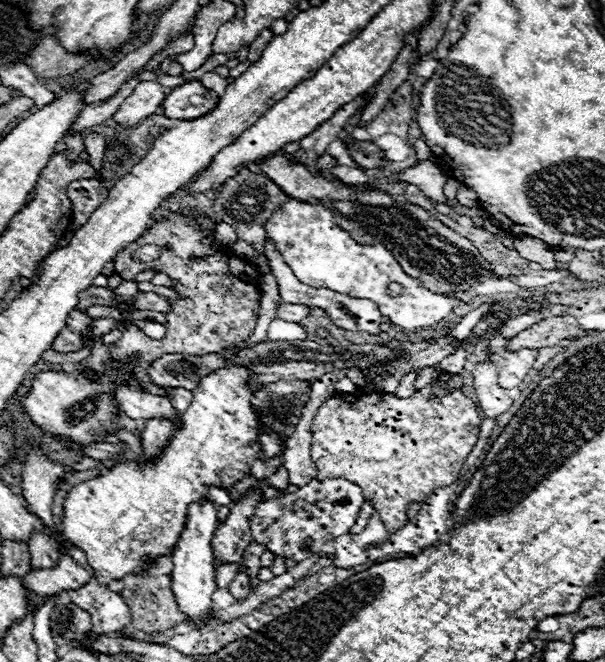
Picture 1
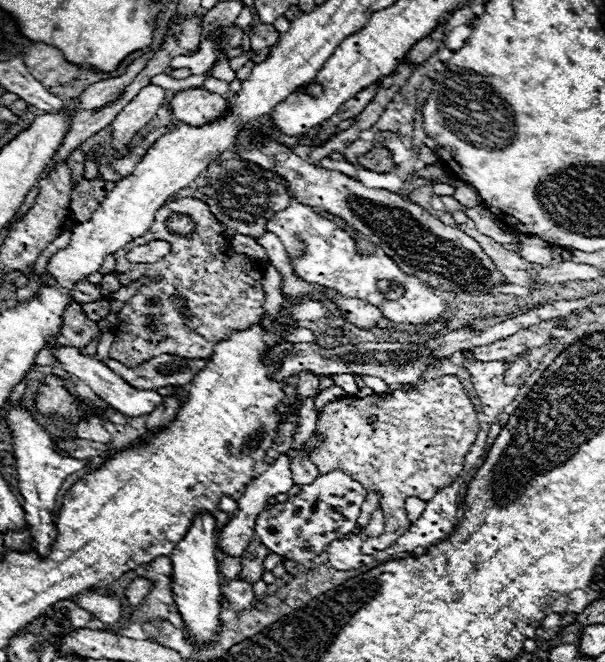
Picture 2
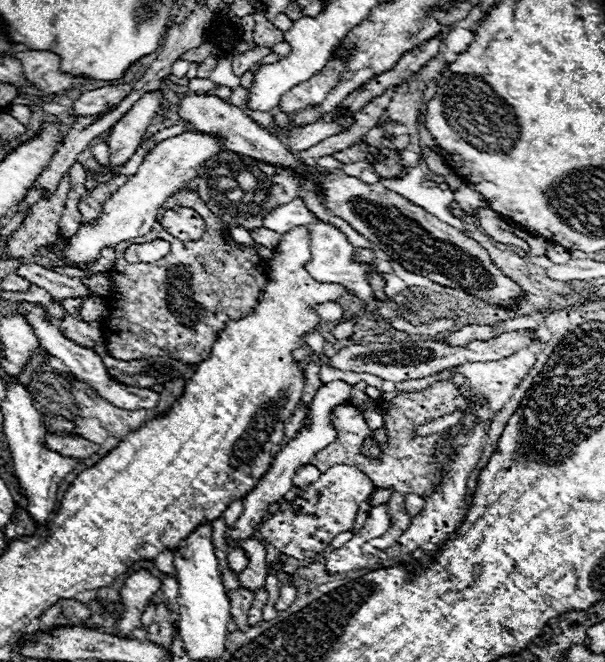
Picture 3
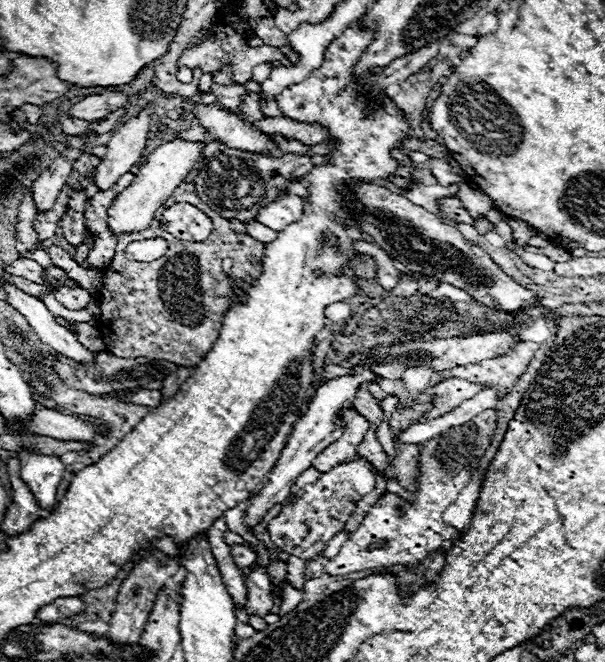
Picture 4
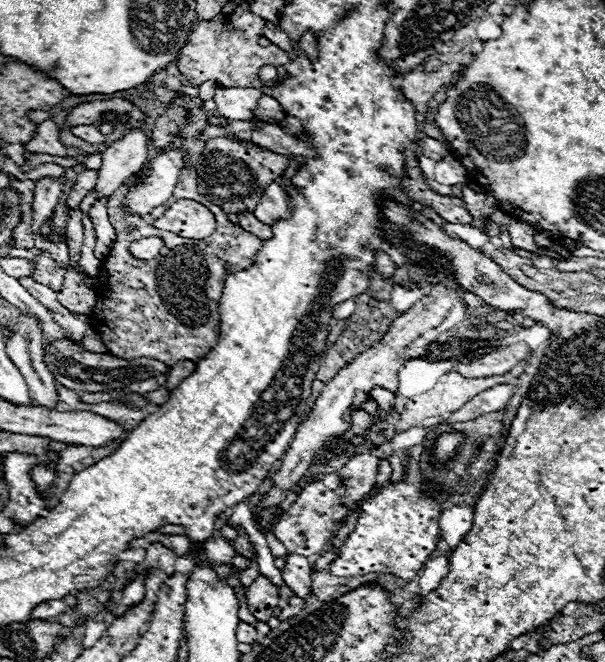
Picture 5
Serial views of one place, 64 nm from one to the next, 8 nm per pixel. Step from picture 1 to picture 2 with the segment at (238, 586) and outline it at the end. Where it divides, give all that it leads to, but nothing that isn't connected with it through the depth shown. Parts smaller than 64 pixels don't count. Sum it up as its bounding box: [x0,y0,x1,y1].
[222,580,254,614]

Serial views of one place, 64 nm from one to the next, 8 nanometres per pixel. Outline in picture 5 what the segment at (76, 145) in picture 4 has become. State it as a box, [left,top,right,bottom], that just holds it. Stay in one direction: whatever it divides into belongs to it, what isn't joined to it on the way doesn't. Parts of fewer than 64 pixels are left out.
[32,178,62,234]

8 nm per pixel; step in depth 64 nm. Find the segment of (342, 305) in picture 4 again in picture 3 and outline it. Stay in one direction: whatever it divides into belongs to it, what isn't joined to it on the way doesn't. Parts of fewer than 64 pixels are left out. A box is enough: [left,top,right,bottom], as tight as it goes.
[316,302,344,322]

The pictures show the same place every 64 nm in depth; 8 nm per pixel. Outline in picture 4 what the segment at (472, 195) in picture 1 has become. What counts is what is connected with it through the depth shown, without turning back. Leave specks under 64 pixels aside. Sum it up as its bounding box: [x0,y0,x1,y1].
[456,182,494,220]

